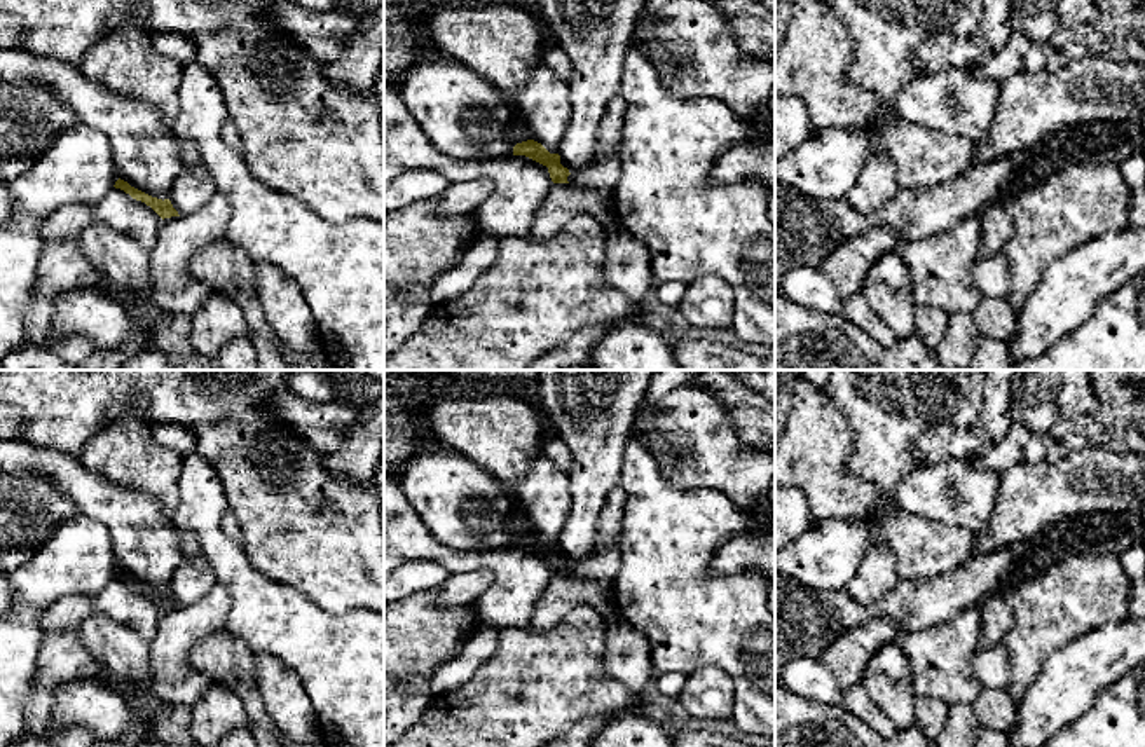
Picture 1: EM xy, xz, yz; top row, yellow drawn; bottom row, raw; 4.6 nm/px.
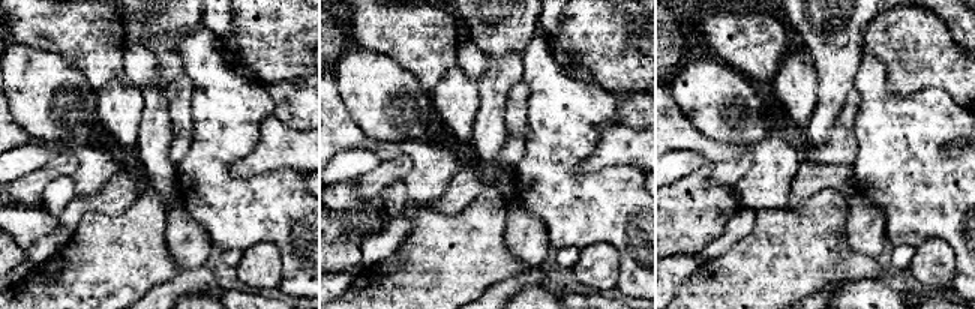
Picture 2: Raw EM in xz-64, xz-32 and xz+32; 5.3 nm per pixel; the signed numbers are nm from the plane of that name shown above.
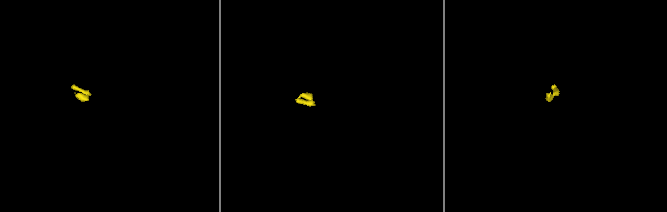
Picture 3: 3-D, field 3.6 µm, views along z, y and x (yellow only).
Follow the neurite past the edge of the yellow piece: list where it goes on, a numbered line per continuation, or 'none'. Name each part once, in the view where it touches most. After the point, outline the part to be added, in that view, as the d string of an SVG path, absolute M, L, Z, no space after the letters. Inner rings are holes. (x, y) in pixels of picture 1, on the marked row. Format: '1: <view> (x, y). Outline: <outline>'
1: xz (517, 133). Outline: M515 119L510 131L508 131L511 145L522 143L531 140L525 124L520 119Z

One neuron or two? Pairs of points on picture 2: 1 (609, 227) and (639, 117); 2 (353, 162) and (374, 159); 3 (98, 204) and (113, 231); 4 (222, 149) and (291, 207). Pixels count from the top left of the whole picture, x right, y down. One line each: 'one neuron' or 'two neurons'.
1: two neurons
2: one neuron
3: two neurons
4: one neuron

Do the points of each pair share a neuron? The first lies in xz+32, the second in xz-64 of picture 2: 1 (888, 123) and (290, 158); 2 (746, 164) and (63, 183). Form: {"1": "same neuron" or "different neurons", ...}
{"1": "different neurons", "2": "different neurons"}

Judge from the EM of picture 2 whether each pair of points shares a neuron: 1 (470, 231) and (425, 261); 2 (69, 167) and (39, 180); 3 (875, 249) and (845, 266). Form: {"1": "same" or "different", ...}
{"1": "same", "2": "same", "3": "different"}

